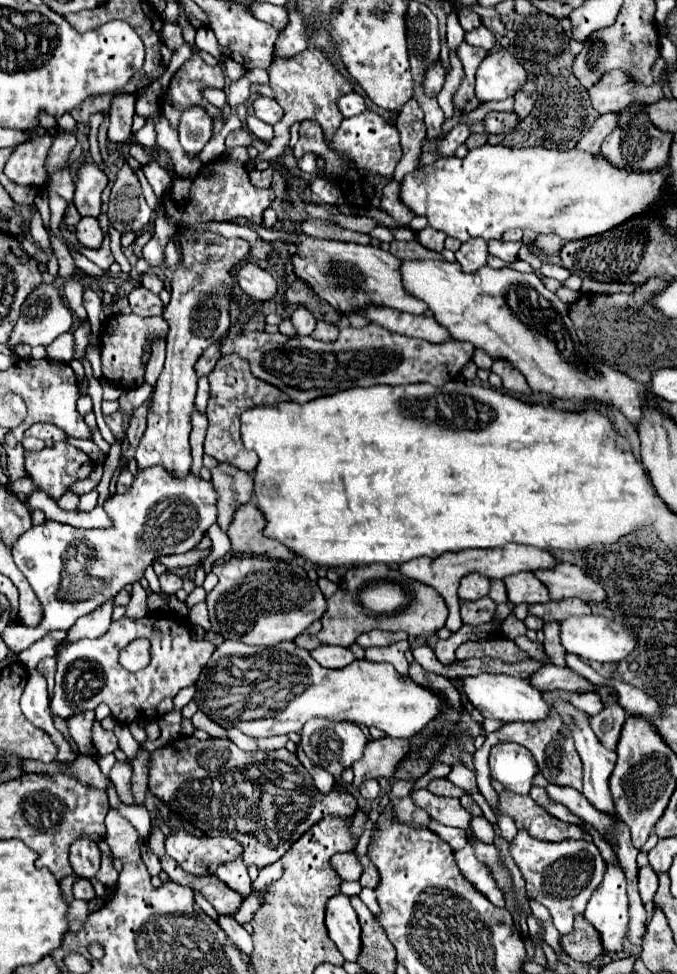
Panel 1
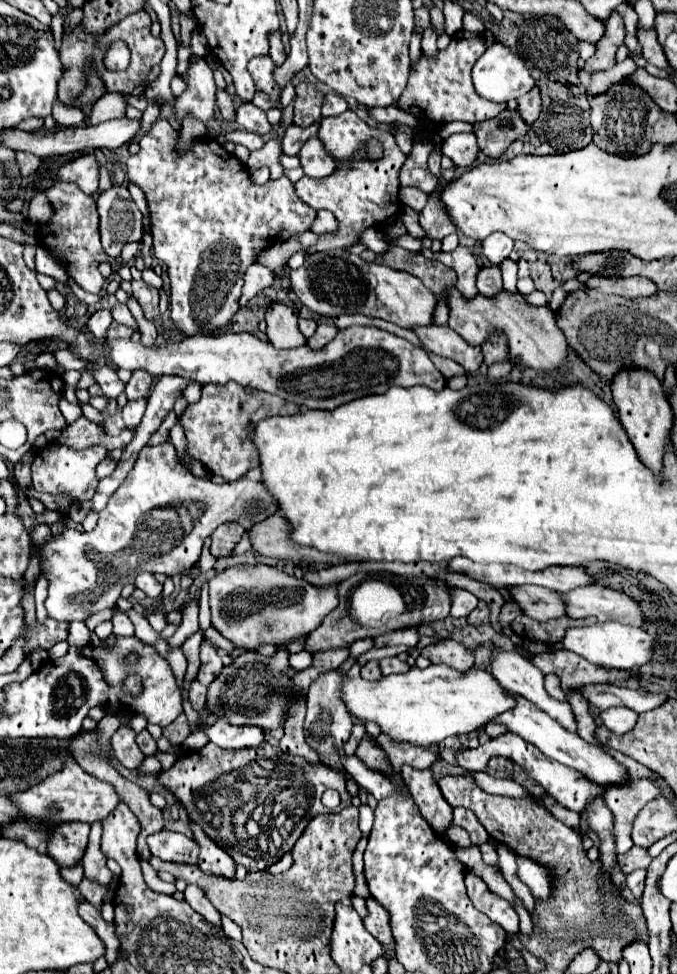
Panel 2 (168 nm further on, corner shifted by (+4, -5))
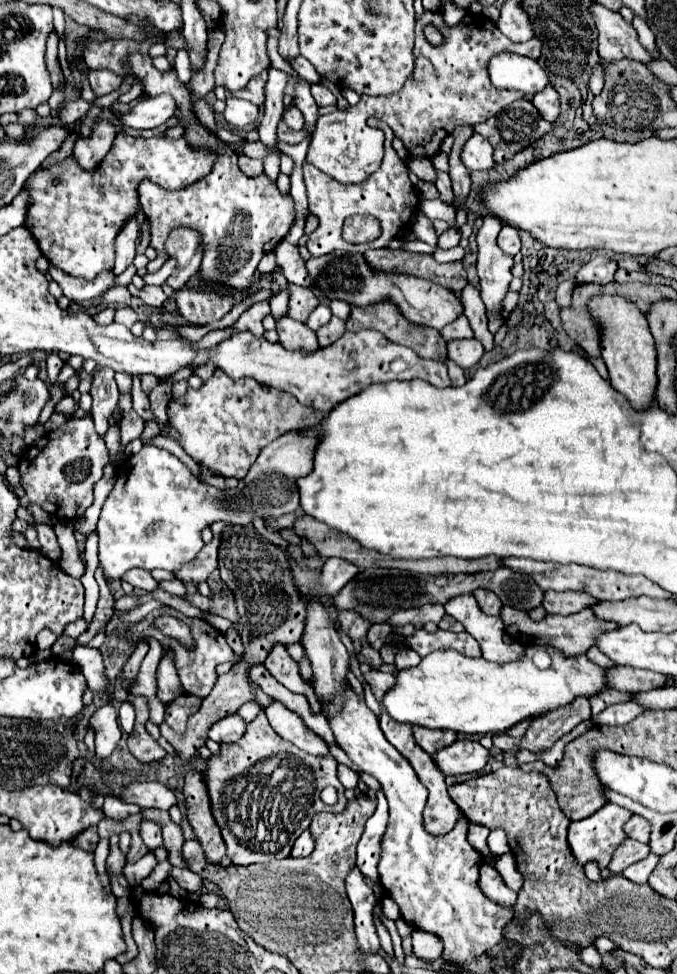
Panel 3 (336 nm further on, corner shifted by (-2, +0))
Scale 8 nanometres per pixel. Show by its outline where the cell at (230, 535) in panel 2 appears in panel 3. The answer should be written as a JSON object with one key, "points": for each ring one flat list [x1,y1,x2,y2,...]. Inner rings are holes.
{"points":[[214,536,212,542,206,544,190,564,184,564,180,570,174,572,176,580,180,580,184,584,204,582,210,576,210,572,216,570,216,566,218,566,218,546,220,546,220,538]]}

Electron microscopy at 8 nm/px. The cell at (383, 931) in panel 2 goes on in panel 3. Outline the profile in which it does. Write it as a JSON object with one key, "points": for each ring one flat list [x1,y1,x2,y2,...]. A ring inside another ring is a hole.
{"points":[[386,896,384,900,382,900,382,908,384,908,384,914,386,914,386,918,390,918,390,920,398,920,400,918,400,910,398,910,398,904,390,898,390,896]]}

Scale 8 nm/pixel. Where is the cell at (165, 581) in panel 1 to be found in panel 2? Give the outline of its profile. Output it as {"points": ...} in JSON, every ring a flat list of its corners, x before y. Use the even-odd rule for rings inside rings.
{"points":[[142,573,140,577,136,577,134,585,138,589,142,589,150,599,156,599,156,597,162,595,162,583,158,583,152,573]]}

